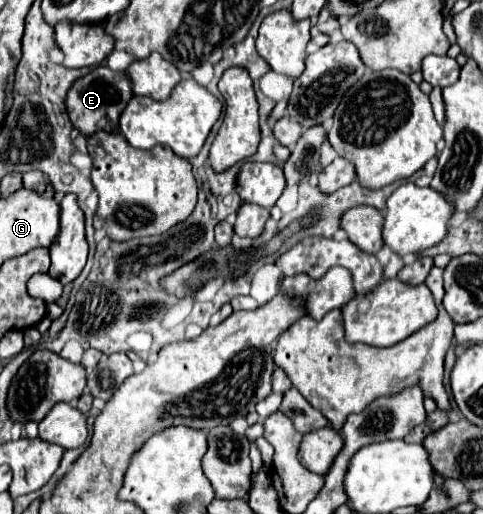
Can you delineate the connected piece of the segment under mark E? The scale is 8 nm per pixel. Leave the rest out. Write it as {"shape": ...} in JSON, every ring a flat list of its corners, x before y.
{"shape":[[99,65,93,71,89,71,85,77,73,83,73,87,67,93,67,111,71,117,71,123,79,133,93,135,97,131,107,133,119,133,119,115,133,97,133,87,129,85,127,73,115,73,107,65]]}

